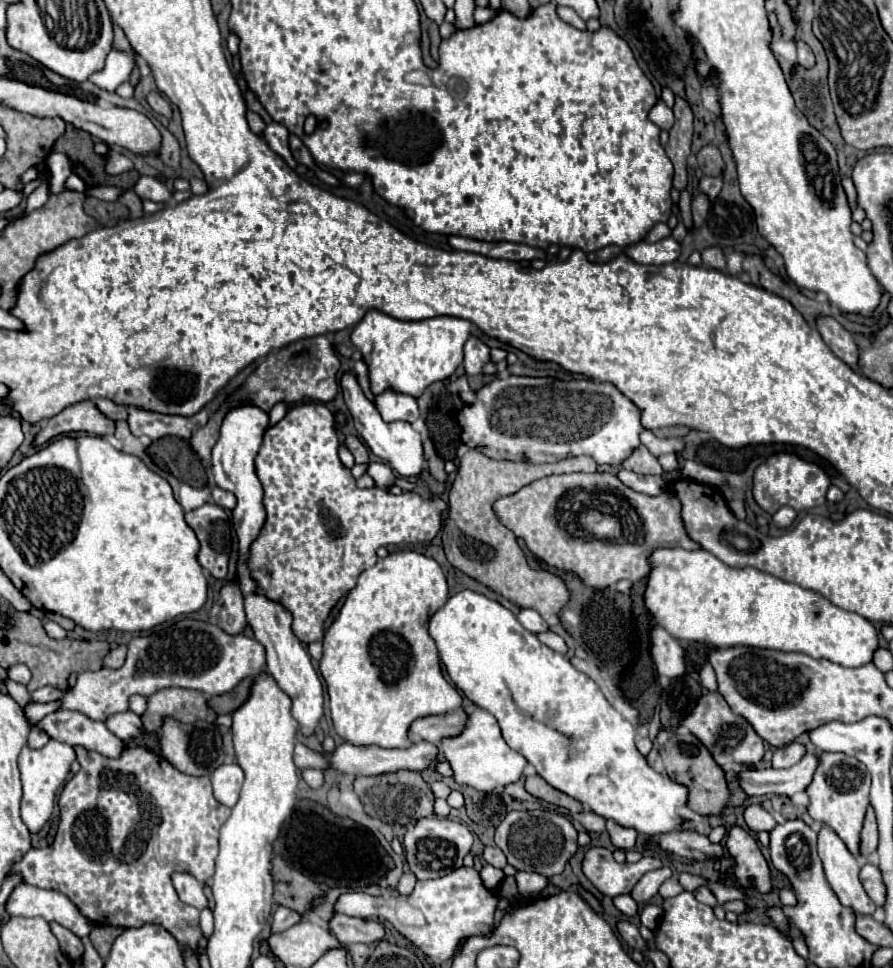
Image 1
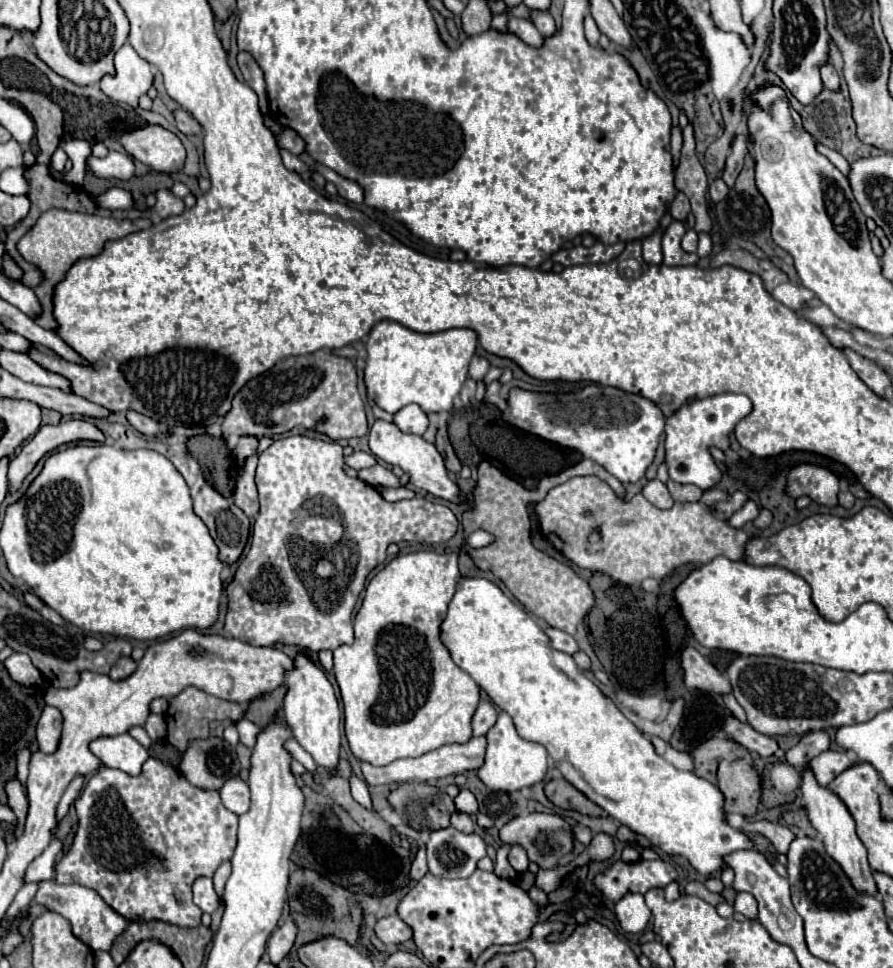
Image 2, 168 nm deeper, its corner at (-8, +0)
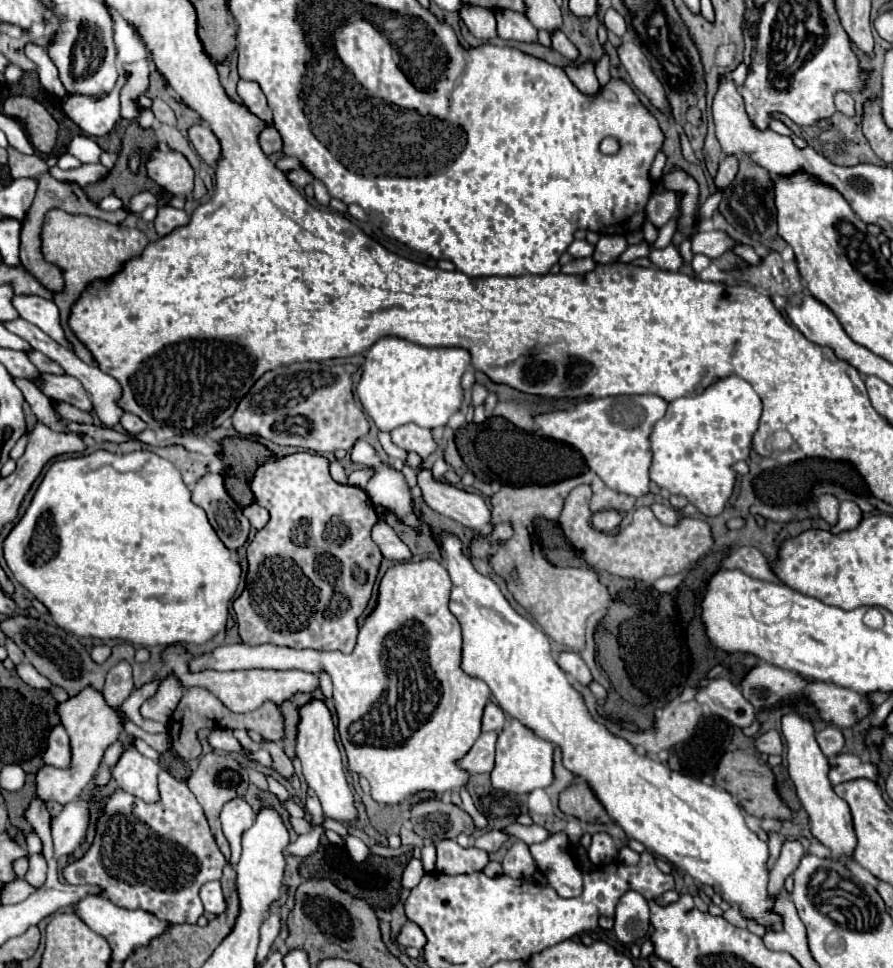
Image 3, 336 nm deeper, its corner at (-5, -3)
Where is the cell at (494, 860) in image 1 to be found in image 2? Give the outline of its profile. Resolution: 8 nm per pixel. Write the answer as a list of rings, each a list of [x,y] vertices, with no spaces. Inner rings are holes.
[[[512,846],[510,854],[508,854],[508,860],[510,860],[510,866],[522,874],[528,870],[528,856],[526,856],[526,850],[522,846]]]

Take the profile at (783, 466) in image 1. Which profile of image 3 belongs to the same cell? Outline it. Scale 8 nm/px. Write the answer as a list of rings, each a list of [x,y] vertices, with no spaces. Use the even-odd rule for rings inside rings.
[[[821,495],[817,499],[817,507],[819,507],[821,517],[825,517],[827,523],[831,523],[831,525],[837,523],[837,513],[839,513],[839,501],[837,501],[837,497],[833,497],[833,495]]]

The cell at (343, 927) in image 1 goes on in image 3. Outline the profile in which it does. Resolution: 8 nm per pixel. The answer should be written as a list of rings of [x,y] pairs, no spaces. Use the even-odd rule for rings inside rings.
[[[407,921],[407,923],[401,927],[401,931],[397,933],[397,943],[403,945],[403,947],[423,949],[423,945],[425,945],[425,935],[423,935],[423,931],[421,931],[415,923]]]

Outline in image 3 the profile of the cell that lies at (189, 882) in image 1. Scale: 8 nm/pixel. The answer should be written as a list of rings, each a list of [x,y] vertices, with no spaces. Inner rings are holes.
[[[209,881],[201,887],[199,891],[199,897],[203,901],[203,907],[207,913],[223,913],[225,911],[225,899],[223,899],[223,893],[221,893],[221,885],[219,881]]]

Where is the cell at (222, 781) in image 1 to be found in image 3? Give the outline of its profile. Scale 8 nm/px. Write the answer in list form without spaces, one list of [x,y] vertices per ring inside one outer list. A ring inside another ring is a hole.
[[[235,797],[227,801],[221,809],[221,823],[223,823],[223,833],[231,845],[231,859],[229,865],[237,865],[239,855],[241,855],[241,833],[253,825],[253,809],[243,797]]]

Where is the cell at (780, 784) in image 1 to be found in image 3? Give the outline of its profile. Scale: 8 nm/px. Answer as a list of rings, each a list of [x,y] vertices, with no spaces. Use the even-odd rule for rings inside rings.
[[[839,753],[829,757],[829,781],[831,785],[843,783],[843,781],[851,781],[851,779],[877,779],[877,767],[871,763],[861,763],[861,759],[857,755],[847,755],[847,753]]]

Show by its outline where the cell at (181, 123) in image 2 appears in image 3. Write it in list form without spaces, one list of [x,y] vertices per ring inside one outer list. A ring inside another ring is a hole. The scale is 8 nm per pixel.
[[[205,123],[193,125],[193,127],[189,127],[187,135],[189,135],[189,141],[193,143],[193,147],[197,149],[197,153],[201,155],[201,159],[213,167],[221,155],[221,147],[219,147],[217,137],[211,133],[209,125],[205,125]]]

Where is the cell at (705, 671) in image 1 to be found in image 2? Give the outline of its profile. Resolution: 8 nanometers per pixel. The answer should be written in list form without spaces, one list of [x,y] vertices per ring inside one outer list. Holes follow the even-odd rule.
[[[733,694],[721,696],[729,712],[743,723],[748,723],[744,709],[738,704]]]

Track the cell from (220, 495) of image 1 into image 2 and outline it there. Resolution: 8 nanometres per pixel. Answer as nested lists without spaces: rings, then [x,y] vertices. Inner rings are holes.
[[[262,438],[258,444],[258,452],[249,457],[246,461],[244,471],[240,474],[238,482],[236,482],[236,490],[234,490],[234,502],[238,508],[242,508],[246,512],[246,516],[254,518],[260,510],[258,506],[258,492],[256,492],[255,471],[258,464],[258,456],[260,452],[264,452],[268,446],[272,444],[270,438]]]

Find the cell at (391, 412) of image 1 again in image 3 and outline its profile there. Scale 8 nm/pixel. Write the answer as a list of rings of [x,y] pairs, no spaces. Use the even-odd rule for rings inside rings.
[[[407,423],[407,425],[393,429],[391,437],[393,437],[393,443],[397,447],[401,447],[405,451],[415,451],[421,457],[427,457],[429,453],[433,453],[437,449],[431,431],[415,425],[415,423]]]

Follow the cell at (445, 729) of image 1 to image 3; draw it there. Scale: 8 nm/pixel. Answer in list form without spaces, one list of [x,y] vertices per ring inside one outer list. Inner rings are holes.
[[[489,701],[485,705],[485,711],[483,711],[483,725],[481,725],[481,731],[501,731],[505,727],[505,713],[501,711],[499,705],[495,705],[493,701]]]

